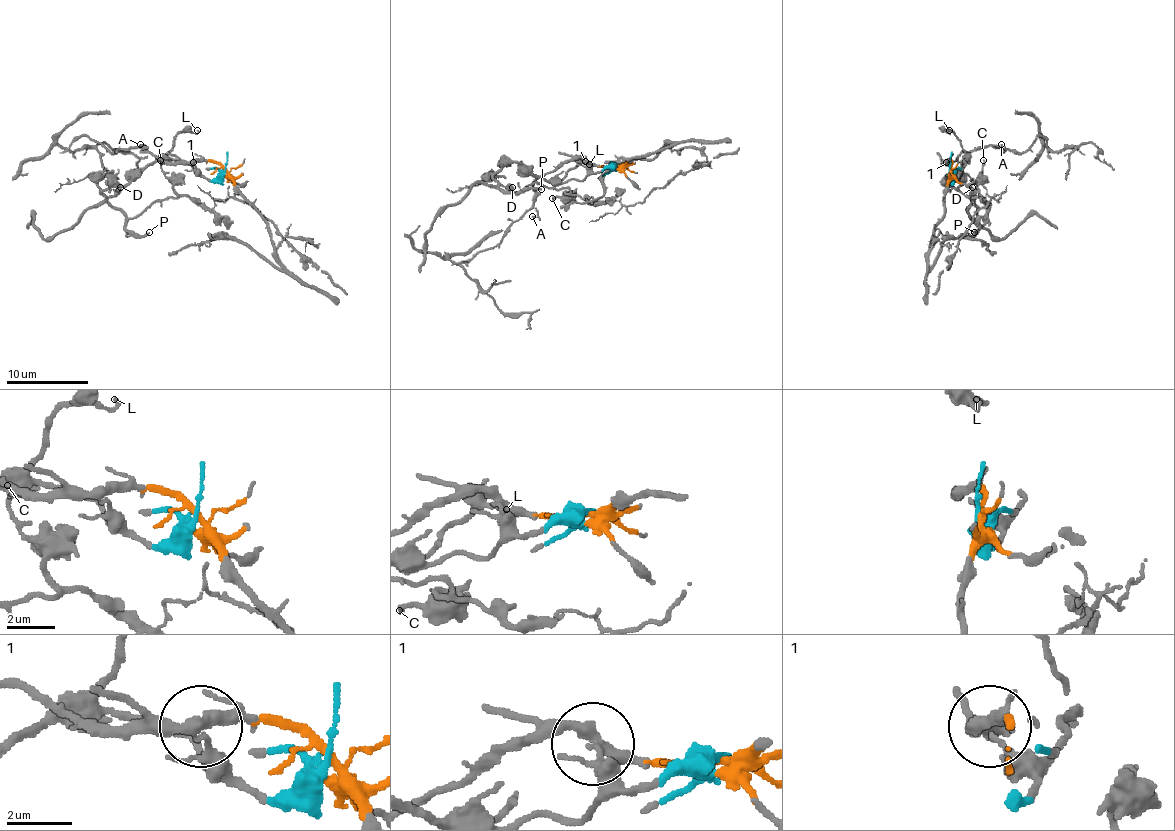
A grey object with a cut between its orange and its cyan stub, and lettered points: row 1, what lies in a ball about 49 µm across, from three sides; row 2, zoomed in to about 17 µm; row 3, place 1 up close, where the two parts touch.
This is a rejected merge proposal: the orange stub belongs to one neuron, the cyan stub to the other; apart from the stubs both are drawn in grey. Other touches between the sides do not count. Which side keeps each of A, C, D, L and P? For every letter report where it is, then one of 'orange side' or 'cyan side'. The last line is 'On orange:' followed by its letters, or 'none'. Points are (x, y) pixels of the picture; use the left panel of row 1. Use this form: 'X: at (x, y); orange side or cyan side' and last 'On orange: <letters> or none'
A: at (140, 144); orange side
C: at (160, 160); cyan side
D: at (120, 187); cyan side
L: at (197, 130); cyan side
P: at (149, 232); cyan side
On orange: A

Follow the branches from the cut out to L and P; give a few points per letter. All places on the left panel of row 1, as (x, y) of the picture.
L: (225, 168), (207, 180), (188, 164), (170, 158), (172, 140), (180, 131), (196, 134), (196, 129)
P: (225, 168), (207, 180), (180, 160), (154, 160), (100, 193), (125, 217), (125, 227), (139, 236), (149, 231)

